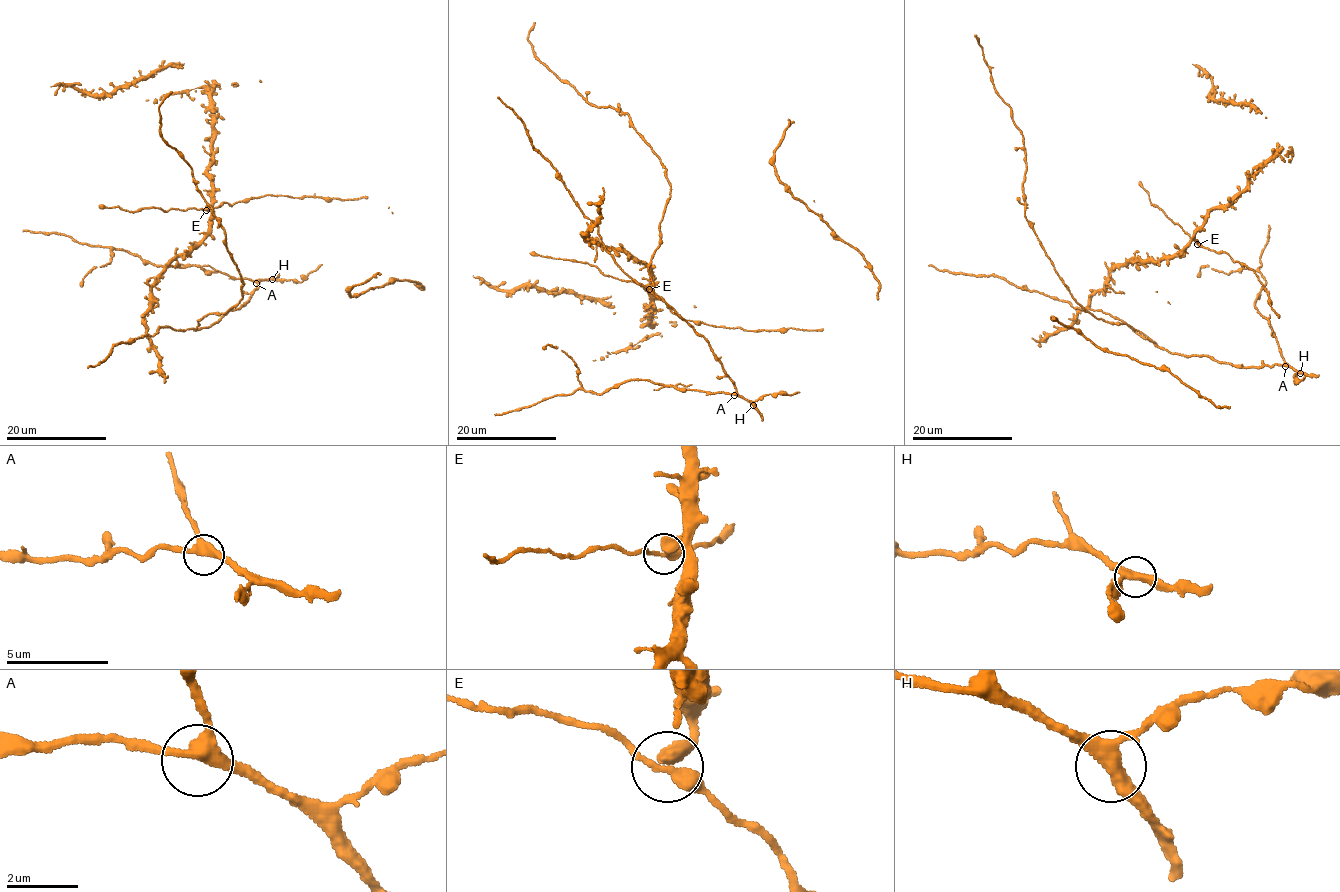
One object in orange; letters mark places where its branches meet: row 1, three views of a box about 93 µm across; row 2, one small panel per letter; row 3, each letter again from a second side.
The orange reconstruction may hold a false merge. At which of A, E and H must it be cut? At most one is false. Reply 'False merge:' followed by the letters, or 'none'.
False merge: none

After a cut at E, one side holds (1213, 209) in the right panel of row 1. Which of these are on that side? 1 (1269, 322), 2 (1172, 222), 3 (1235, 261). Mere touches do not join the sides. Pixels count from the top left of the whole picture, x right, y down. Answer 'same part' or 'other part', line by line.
1: same part
2: other part
3: other part

